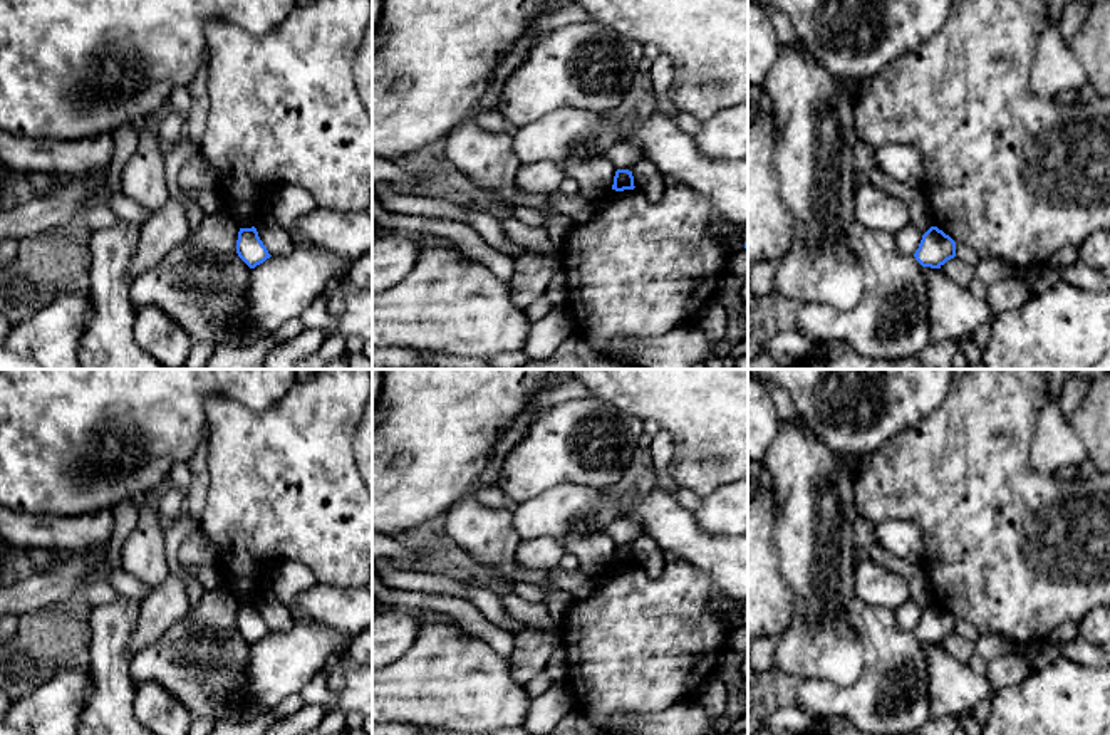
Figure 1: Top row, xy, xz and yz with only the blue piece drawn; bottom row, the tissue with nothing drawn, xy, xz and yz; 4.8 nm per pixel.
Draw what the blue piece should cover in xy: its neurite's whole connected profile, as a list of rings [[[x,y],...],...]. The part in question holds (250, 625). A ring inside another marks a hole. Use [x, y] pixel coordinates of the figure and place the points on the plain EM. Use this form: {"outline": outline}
{"outline": [[[255,602],[240,604],[236,629],[250,644],[255,644],[257,641],[263,639],[267,634],[272,633],[263,618],[260,616]]]}

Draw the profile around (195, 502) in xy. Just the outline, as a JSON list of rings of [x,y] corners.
[[[208,436],[200,443],[195,456],[188,461],[191,470],[191,483],[186,492],[184,510],[196,520],[200,520],[205,505],[206,495],[210,490],[210,472],[206,467],[208,455]]]

